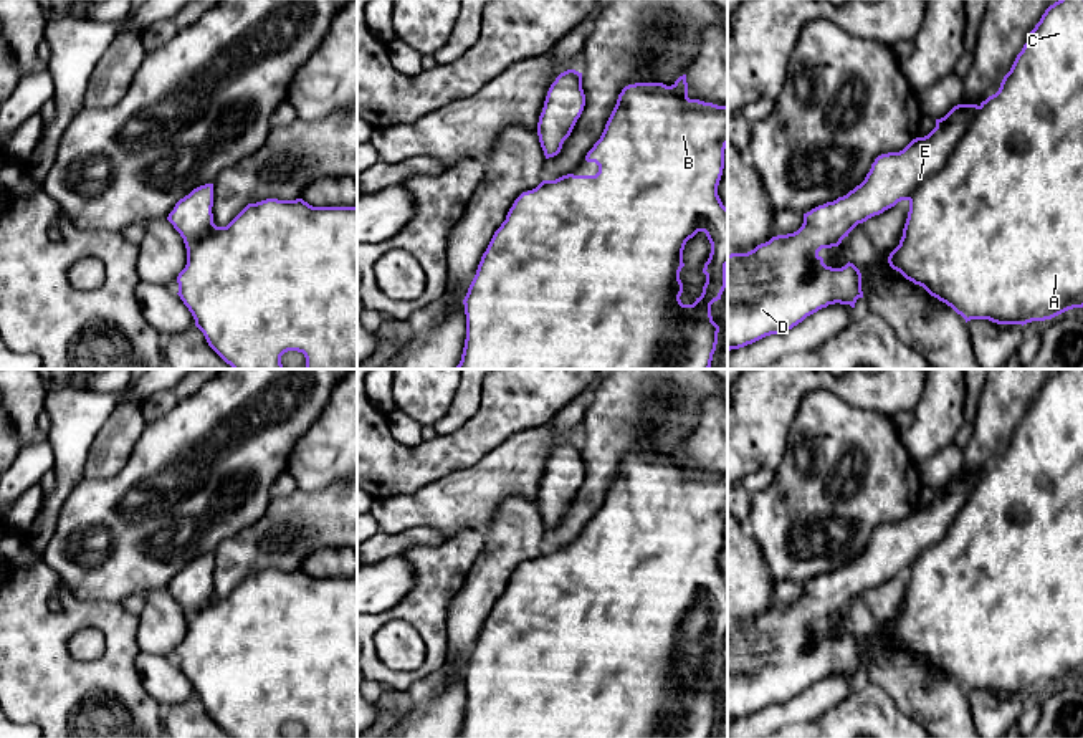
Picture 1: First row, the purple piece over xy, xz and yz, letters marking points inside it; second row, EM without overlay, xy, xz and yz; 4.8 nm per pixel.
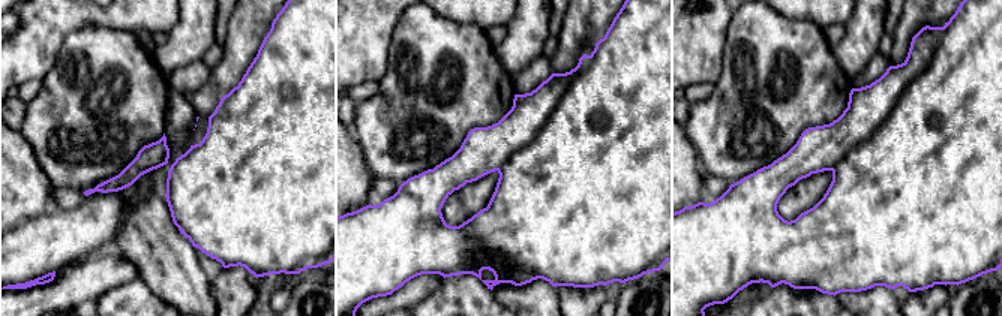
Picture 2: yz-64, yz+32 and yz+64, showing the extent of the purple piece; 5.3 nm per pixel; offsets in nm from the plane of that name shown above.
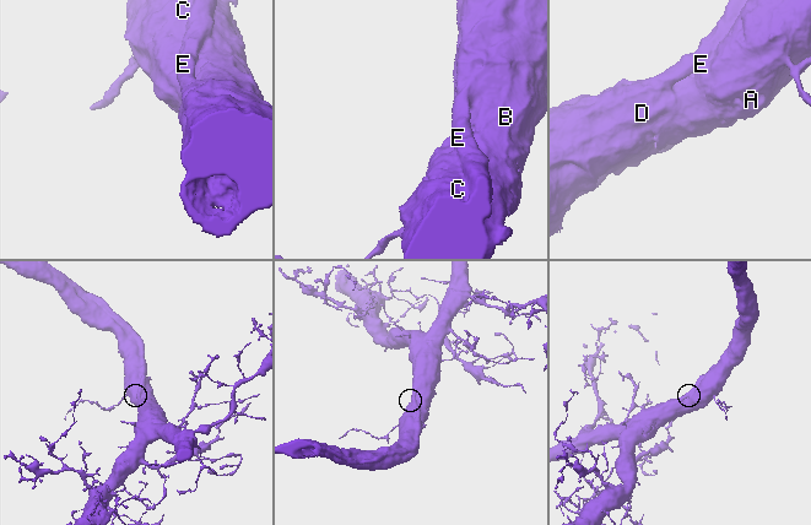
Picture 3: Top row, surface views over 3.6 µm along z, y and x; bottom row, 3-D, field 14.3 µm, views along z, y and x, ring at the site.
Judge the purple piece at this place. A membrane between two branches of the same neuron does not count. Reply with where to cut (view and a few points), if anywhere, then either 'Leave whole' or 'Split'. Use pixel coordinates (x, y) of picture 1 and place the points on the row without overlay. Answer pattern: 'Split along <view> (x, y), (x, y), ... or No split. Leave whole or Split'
No split. Leave whole

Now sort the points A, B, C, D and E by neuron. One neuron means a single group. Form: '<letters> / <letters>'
A B C D E

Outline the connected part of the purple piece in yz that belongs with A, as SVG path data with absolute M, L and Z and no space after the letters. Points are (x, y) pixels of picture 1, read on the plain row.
M1060 369L1045 381L995 465L979 477L954 477L944 488L936 490L936 498L928 506L913 510L899 523L878 526L860 556L847 566L804 584L804 594L797 602L772 607L747 624L728 625L728 721L744 718L771 705L785 703L828 675L840 673L855 678L856 670L863 669L860 640L850 632L842 639L827 637L818 622L838 617L858 594L883 584L901 571L909 573L909 582L899 616L888 627L890 637L951 677L966 693L989 690L997 695L1023 697L1032 692L1052 690L1073 678L1083 678L1083 369Z

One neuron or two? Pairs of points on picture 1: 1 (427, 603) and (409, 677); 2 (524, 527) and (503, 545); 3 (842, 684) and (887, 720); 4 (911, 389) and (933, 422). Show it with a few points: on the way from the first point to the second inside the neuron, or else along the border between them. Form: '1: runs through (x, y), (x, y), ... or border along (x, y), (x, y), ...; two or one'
1: runs through (432, 622), (434, 659), (429, 664); one
2: runs through (520, 530), (508, 541); one
3: border along (857, 685), (822, 717); two
4: border along (925, 386), (925, 394), (913, 411); two

